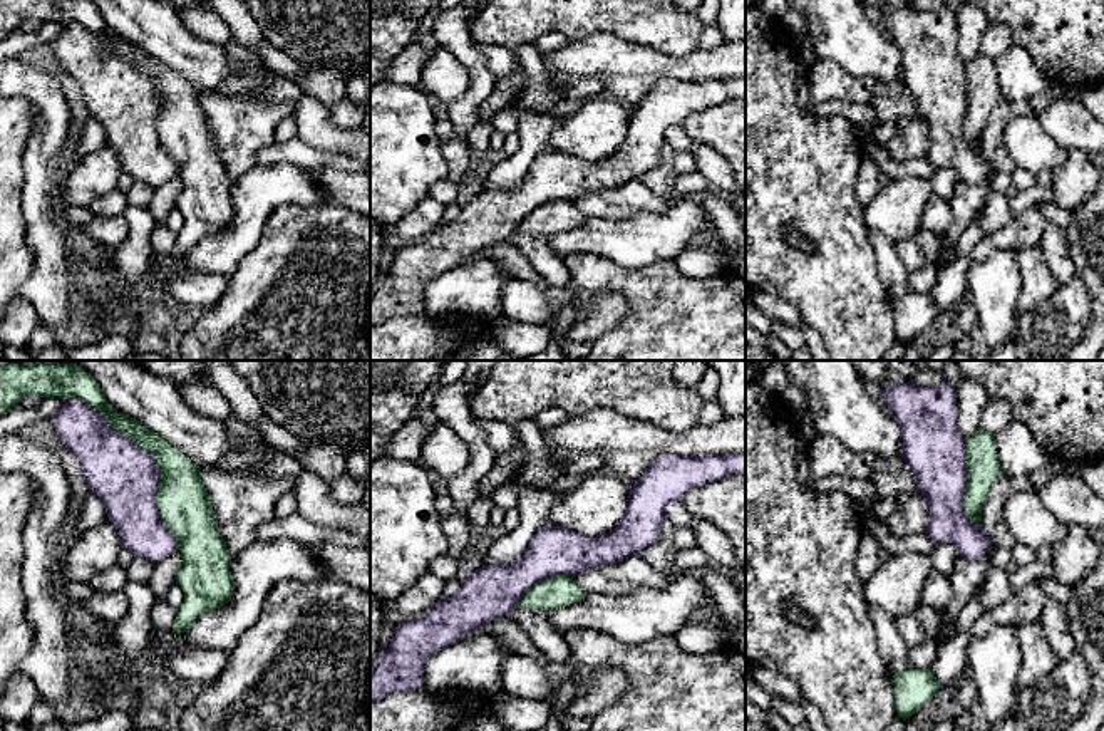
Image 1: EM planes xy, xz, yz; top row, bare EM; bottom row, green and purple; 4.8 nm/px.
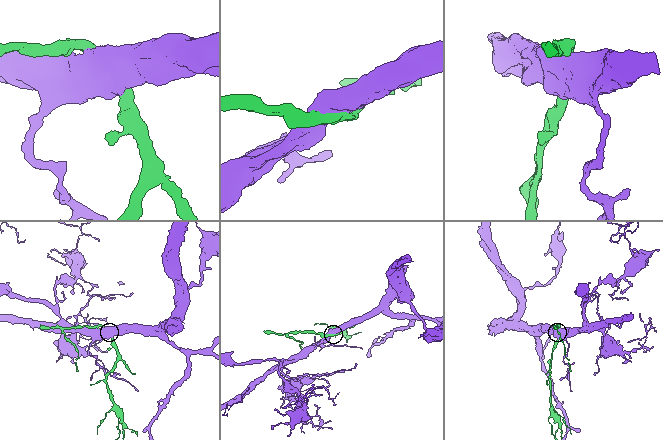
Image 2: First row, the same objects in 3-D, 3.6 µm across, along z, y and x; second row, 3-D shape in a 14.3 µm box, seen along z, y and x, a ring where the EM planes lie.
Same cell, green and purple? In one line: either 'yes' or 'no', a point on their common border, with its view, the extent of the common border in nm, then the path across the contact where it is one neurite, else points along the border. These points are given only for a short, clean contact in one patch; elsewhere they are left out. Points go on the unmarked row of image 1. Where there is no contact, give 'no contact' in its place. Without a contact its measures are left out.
no; meets green in xy at (153, 79); contact 900 nm long

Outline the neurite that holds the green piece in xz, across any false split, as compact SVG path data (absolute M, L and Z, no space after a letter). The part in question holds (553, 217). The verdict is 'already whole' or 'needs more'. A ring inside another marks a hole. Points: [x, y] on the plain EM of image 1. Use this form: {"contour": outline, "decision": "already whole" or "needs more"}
{"contour": "M555 200L534 208L516 233L539 233L553 235L561 233L565 228L575 228L583 225L586 216L568 200Z", "decision": "already whole"}

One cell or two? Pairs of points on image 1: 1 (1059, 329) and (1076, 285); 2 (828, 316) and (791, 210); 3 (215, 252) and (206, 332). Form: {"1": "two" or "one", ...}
{"1": "one", "2": "one", "3": "two"}

